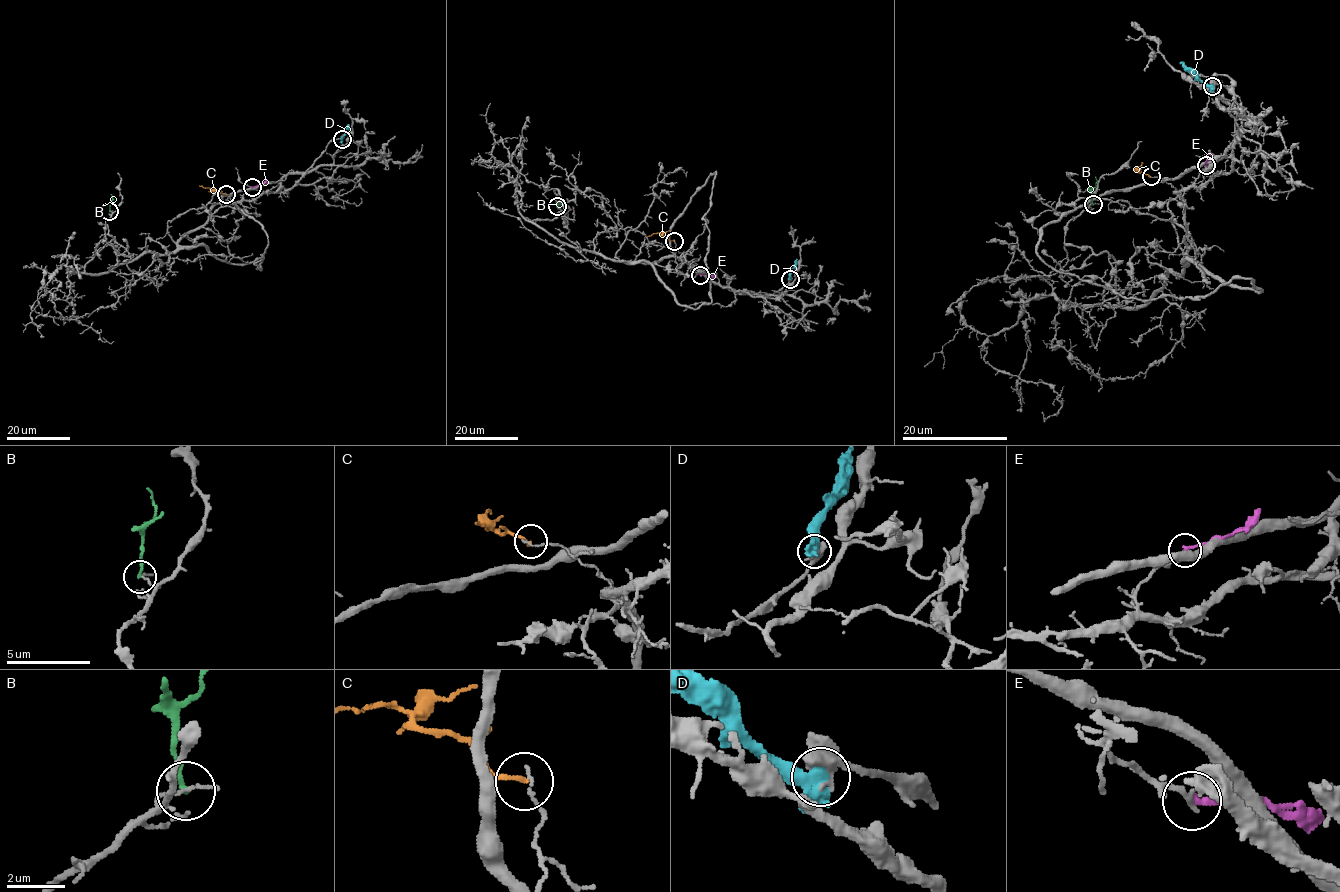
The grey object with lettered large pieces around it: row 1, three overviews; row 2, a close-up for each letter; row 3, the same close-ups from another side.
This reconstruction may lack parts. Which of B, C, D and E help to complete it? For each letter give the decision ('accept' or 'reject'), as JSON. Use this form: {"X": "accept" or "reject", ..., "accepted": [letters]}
{"B": "reject", "C": "reject", "D": "reject", "E": "reject", "accepted": []}

